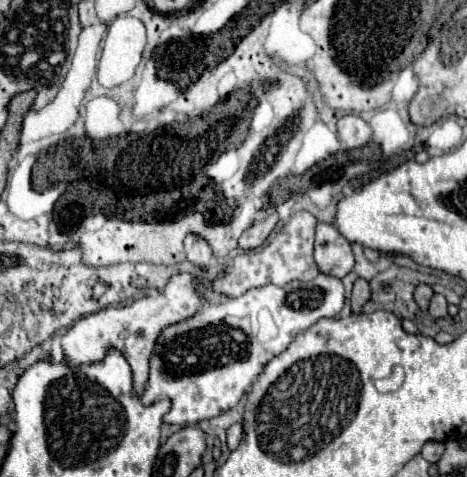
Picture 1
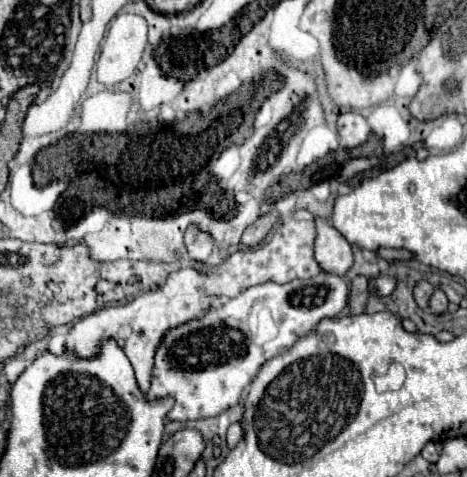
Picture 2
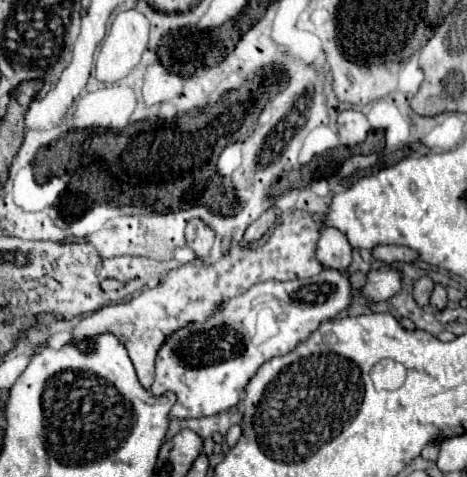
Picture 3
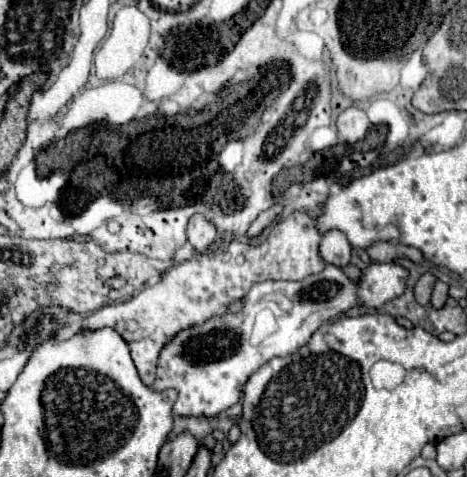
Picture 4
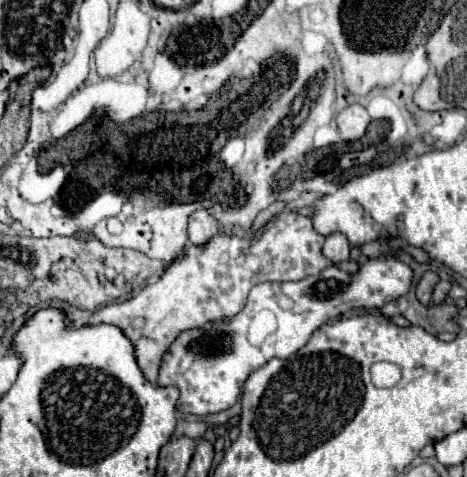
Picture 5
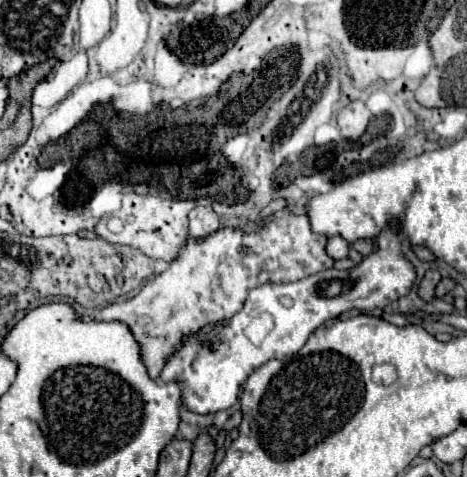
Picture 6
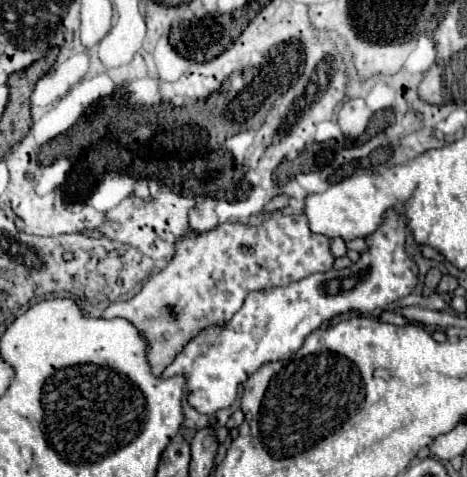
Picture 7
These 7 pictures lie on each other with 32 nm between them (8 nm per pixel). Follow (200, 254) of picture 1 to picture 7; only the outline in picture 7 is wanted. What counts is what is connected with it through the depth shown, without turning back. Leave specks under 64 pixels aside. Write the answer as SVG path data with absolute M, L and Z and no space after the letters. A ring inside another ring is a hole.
M204 198L202 202L196 204L196 208L190 212L190 230L194 234L214 230L220 224L214 208L216 208L216 200L212 198Z

